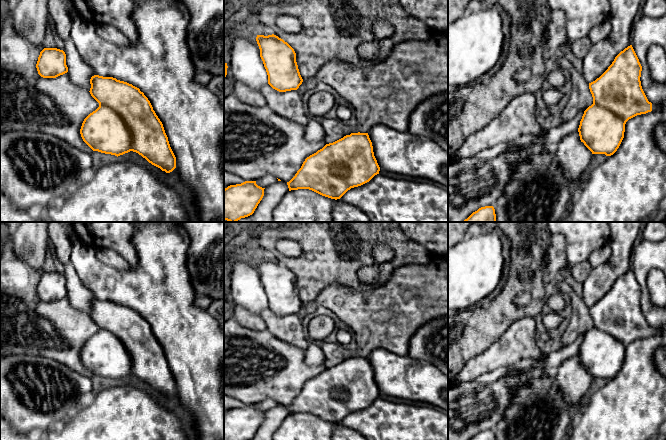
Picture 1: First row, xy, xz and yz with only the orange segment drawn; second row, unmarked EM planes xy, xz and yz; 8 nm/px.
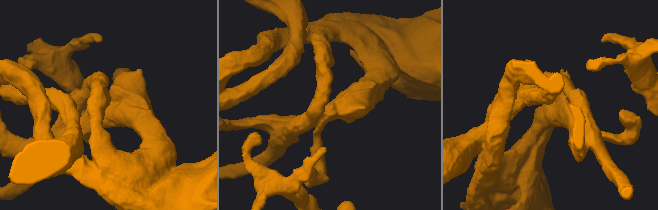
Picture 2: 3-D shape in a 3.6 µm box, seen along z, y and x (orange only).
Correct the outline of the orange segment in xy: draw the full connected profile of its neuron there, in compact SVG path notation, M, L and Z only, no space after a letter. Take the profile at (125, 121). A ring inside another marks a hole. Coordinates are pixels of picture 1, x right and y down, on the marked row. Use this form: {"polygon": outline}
{"polygon": "M94 75L90 79L90 94L99 107L83 121L80 134L93 150L120 156L136 152L166 173L176 168L176 157L170 147L164 127L153 107L139 88L113 77Z"}

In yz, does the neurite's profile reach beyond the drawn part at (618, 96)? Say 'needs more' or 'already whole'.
already whole

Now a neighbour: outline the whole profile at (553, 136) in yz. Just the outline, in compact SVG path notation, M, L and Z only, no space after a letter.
M584 110L580 111L573 119L551 128L545 137L545 142L551 148L555 148L560 139L578 130L583 114Z

